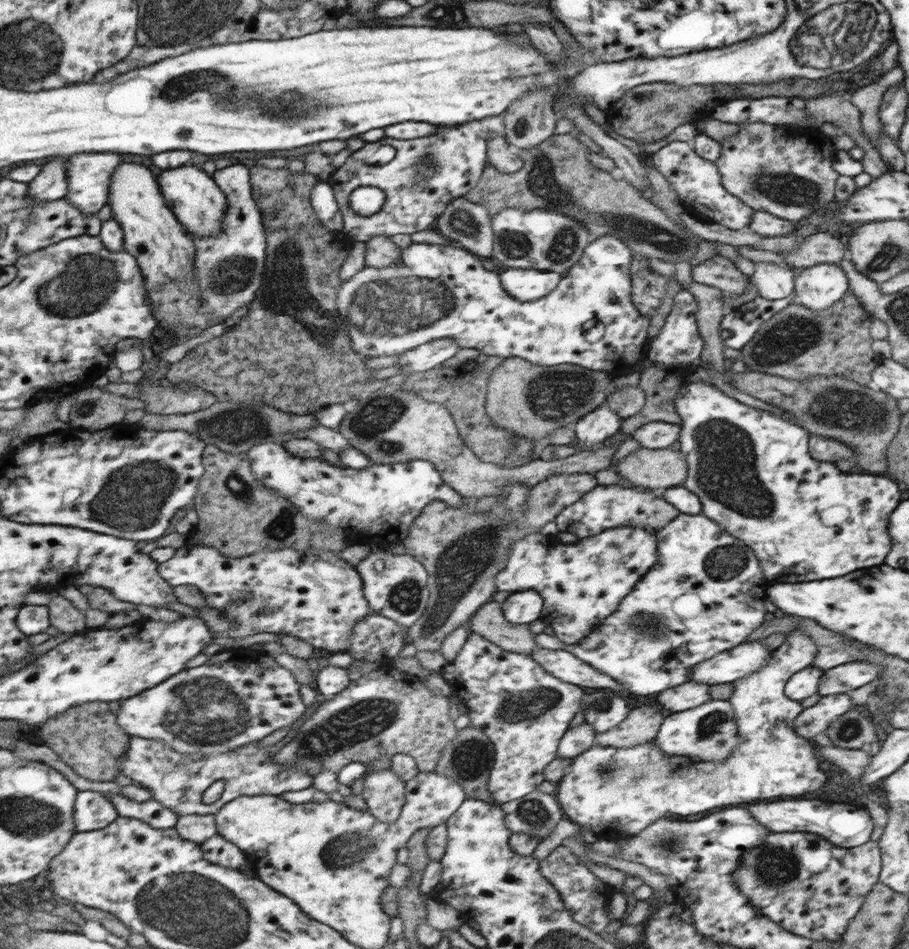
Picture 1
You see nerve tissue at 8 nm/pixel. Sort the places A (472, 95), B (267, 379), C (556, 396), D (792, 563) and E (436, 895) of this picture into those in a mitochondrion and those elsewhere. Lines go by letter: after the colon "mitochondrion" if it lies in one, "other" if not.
A: other
B: other
C: mitochondrion
D: other
E: other

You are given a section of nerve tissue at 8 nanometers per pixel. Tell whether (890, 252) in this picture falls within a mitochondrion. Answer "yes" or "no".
yes

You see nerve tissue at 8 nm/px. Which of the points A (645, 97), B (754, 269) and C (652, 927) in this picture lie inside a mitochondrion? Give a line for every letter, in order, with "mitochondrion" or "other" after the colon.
A: mitochondrion
B: other
C: other

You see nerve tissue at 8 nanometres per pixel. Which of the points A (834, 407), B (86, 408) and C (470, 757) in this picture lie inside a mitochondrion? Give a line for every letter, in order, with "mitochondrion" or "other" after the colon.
A: mitochondrion
B: mitochondrion
C: mitochondrion

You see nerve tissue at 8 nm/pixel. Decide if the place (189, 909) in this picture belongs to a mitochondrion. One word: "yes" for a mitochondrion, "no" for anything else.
yes

